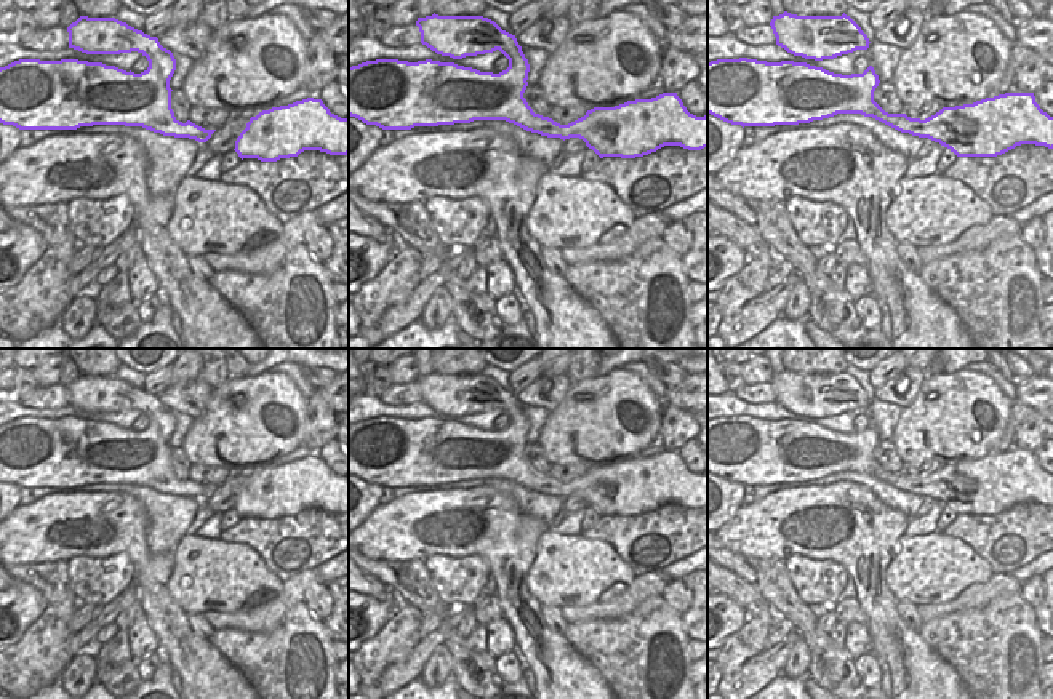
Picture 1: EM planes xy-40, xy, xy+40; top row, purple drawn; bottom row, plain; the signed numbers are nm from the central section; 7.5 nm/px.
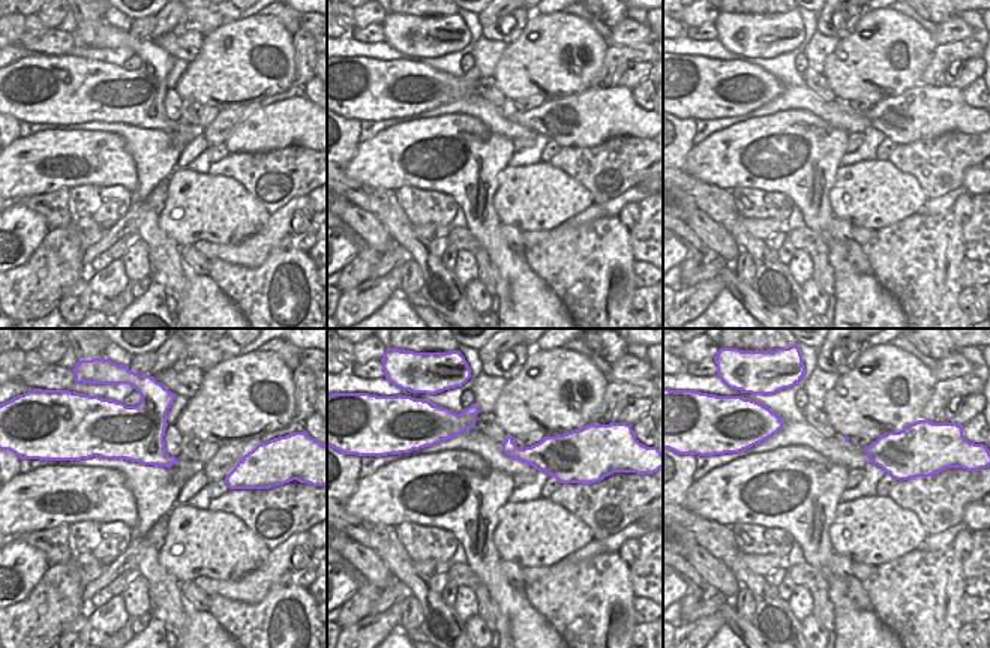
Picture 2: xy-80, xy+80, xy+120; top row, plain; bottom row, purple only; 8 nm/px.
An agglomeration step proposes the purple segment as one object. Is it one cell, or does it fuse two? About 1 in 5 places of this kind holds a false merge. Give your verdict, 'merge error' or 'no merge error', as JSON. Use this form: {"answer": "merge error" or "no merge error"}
{"answer": "no merge error"}

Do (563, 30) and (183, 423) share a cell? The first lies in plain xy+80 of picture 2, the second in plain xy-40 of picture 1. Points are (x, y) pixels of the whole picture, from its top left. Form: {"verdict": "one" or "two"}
{"verdict": "two"}

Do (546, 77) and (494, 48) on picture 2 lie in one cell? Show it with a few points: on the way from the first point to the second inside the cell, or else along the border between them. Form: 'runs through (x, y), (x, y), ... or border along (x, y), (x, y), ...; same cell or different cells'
border along (507, 45), (497, 62), (492, 77); different cells

